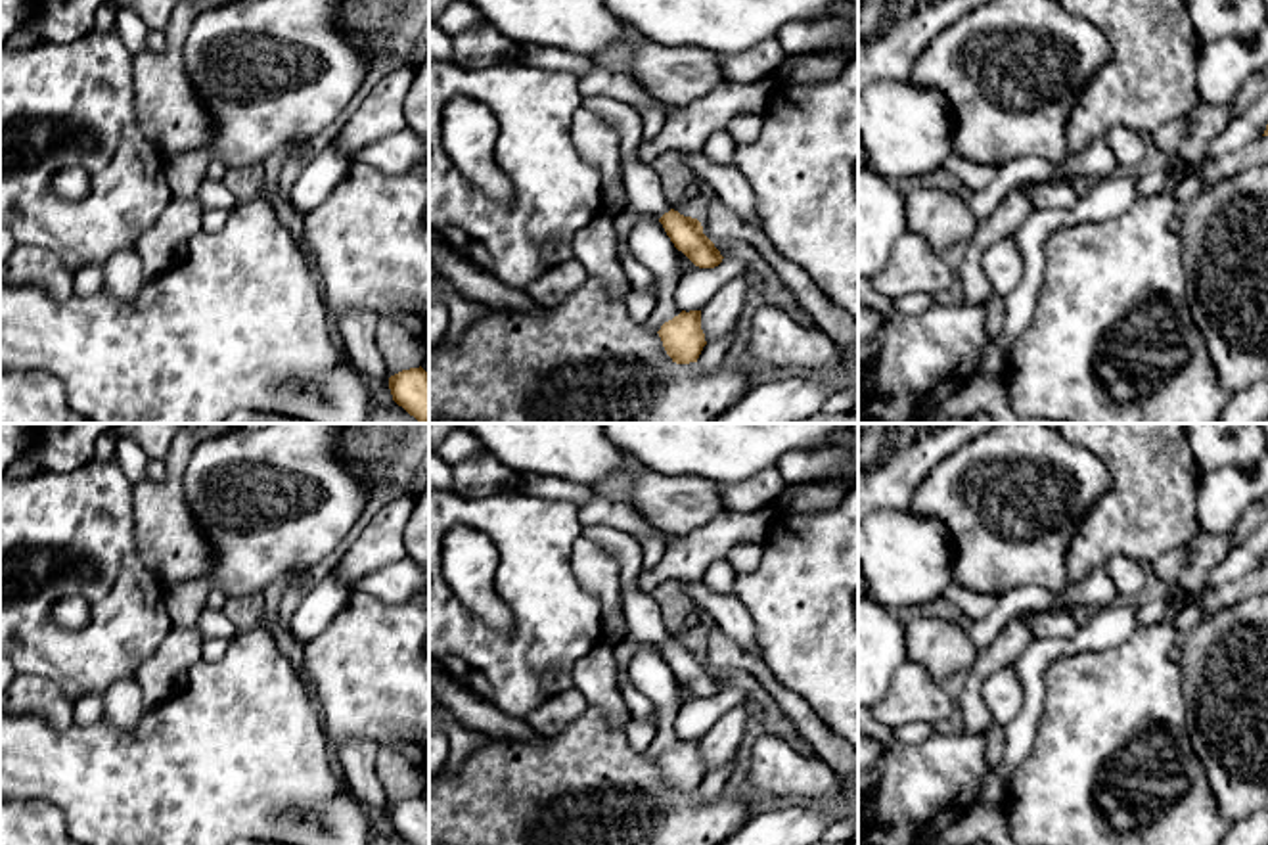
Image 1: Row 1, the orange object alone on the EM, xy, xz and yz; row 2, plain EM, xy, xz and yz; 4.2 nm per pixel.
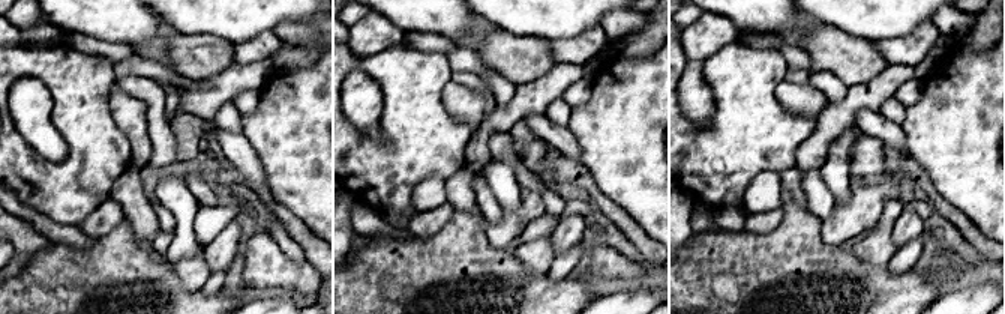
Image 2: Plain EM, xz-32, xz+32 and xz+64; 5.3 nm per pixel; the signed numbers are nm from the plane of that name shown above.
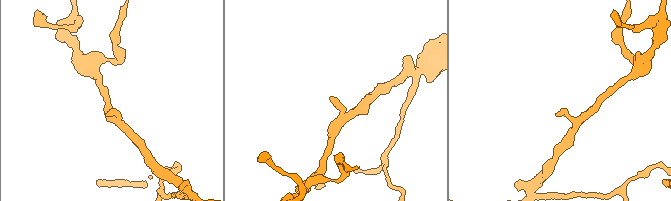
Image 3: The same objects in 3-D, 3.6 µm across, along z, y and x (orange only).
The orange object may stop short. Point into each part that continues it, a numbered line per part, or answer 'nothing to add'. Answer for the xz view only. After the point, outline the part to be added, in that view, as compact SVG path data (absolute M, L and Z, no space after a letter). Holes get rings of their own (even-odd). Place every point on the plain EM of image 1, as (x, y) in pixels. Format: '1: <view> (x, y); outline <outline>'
1: xz (642, 617); outline M594 525L580 529L580 538L594 542L621 563L624 640L655 646L668 642L672 636L665 630L661 609L653 596L638 590L638 575L644 569L644 561L636 537L615 527Z

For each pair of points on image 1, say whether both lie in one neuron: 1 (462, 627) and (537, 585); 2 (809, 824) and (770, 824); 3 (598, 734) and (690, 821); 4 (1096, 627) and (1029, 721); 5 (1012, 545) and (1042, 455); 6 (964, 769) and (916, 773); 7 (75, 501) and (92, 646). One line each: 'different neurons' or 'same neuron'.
1: same neuron
2: same neuron
3: same neuron
4: same neuron
5: same neuron
6: same neuron
7: same neuron

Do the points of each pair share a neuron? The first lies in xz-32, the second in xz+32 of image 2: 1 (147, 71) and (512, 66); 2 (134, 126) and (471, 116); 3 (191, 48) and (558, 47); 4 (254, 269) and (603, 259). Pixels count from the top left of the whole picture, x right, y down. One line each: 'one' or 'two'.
1: two
2: one
3: two
4: one

